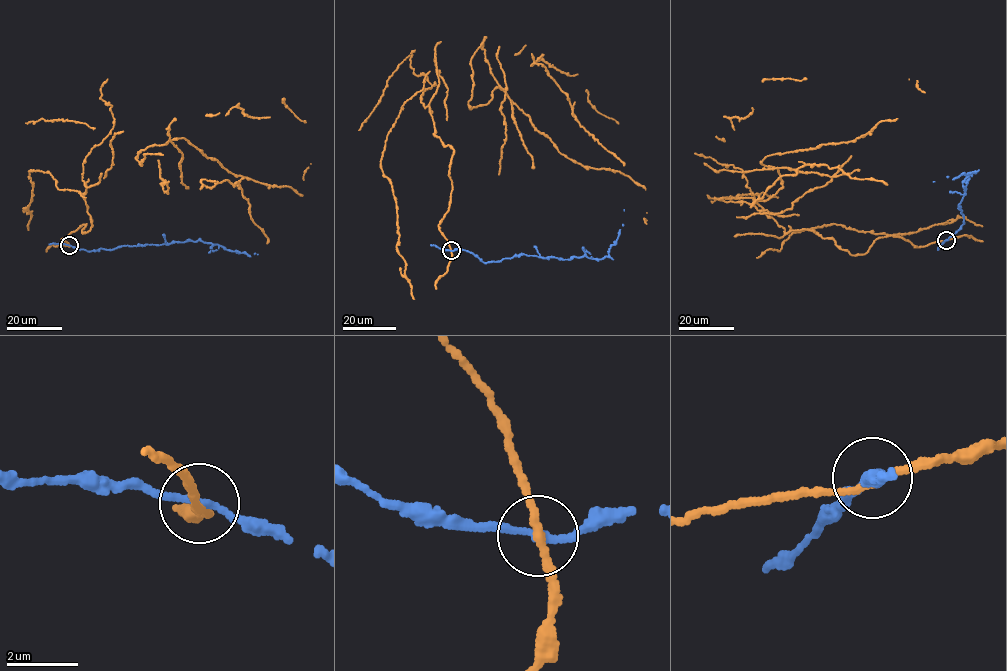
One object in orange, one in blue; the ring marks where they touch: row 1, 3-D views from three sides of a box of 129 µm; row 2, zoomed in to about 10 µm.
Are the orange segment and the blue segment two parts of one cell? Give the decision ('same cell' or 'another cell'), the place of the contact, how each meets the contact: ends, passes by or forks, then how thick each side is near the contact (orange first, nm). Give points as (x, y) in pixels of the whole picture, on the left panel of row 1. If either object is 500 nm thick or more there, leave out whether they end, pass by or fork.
same cell | (69, 245) | orange passes by | blue passes by | 240/200 nm

